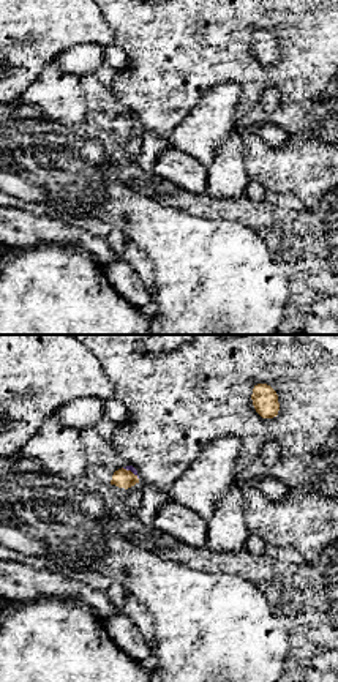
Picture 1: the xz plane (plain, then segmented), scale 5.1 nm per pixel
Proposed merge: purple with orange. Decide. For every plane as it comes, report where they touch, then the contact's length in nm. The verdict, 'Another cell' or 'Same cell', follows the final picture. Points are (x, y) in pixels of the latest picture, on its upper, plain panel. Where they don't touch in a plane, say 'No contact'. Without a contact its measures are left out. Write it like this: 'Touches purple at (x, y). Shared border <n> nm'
Touches purple at (130, 116). Shared border 110 nm

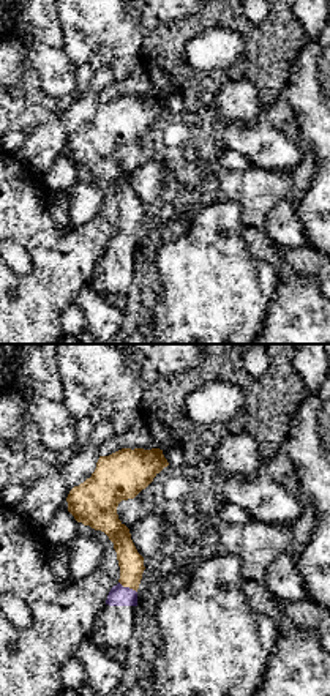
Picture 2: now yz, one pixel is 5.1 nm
Touches purple at (128, 234). Shared border 110 nm

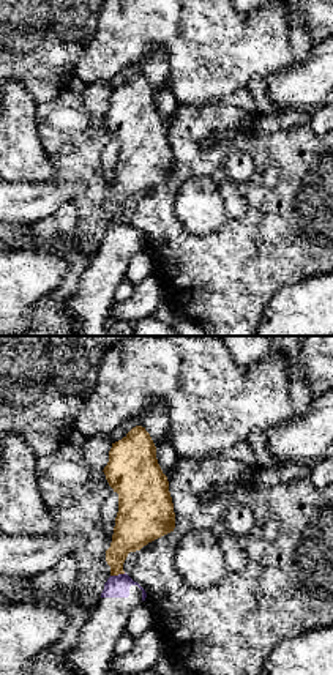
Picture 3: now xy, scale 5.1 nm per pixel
Touches purple at (119, 221). Shared border 80 nm

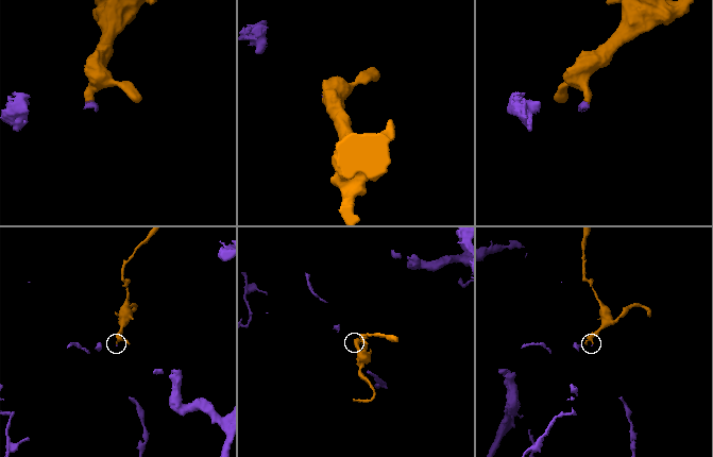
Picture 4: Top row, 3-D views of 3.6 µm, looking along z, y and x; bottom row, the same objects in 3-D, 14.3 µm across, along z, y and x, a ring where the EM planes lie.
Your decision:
Same cell

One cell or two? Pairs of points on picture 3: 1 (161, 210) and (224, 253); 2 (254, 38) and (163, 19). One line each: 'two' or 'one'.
1: one
2: one

